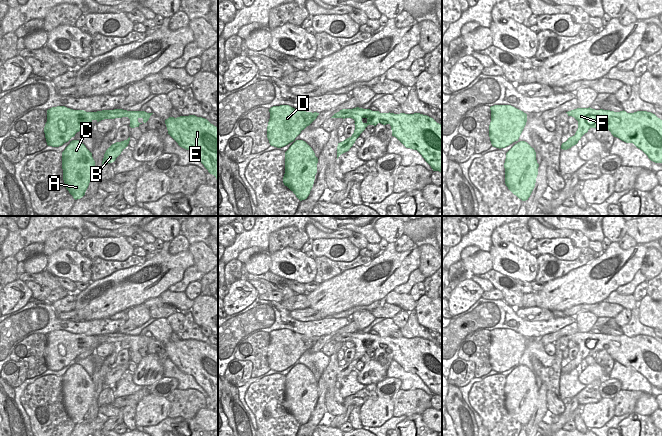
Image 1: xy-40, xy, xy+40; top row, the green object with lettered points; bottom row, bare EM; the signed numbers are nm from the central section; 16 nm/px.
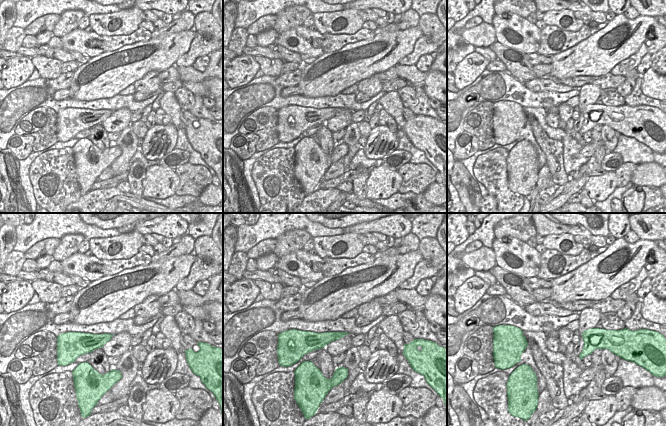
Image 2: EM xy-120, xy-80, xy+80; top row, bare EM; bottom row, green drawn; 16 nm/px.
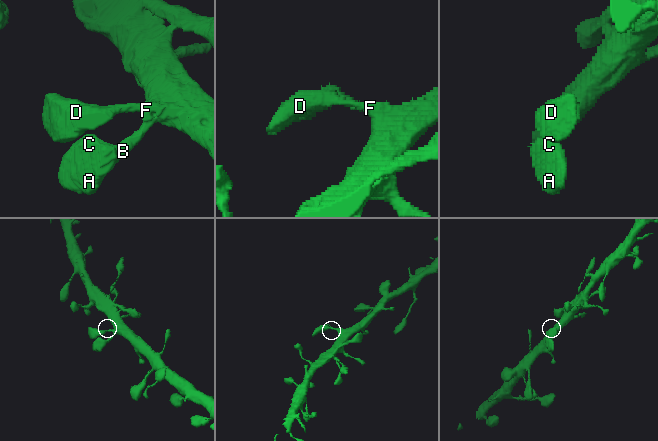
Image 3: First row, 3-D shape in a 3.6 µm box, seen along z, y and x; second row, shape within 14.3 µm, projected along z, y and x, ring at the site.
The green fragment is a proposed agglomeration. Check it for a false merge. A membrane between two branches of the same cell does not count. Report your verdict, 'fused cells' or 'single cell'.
single cell

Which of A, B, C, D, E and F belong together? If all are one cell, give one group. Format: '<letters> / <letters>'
A B C D E F

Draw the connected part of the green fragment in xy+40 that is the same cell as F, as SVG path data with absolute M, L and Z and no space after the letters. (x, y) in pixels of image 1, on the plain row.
M577 332L566 336L578 345L574 360L561 369L567 374L576 369L590 352L605 350L614 361L633 367L655 387L662 387L662 344L647 335L627 337L592 332Z

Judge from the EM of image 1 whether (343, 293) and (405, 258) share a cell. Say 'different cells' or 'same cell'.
same cell

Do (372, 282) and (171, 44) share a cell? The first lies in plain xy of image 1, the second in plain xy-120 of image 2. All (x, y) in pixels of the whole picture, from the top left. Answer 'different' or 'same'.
same

